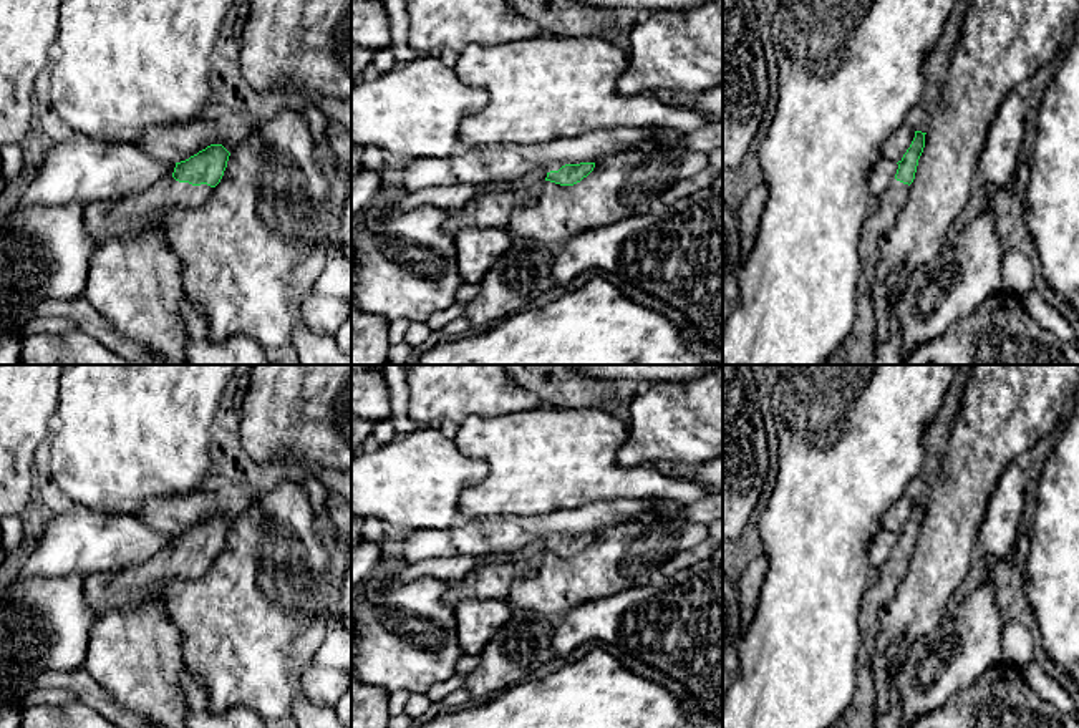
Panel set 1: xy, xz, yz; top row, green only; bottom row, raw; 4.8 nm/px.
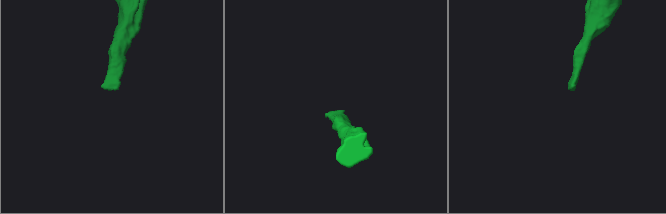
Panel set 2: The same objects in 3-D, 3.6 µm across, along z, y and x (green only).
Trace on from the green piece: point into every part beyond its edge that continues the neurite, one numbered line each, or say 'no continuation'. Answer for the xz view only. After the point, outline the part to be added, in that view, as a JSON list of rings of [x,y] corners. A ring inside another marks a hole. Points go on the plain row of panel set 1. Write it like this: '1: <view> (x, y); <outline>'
1: xz (536, 548); [[[554,534],[554,536],[545,536],[542,539],[529,542],[524,549],[520,549],[515,557],[524,559],[524,561],[535,561],[542,554],[545,554],[545,549],[550,542],[559,542],[565,534]]]

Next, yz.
1: yz (884, 581); [[[893,551],[888,561],[870,574],[859,612],[862,648],[857,658],[855,695],[844,711],[844,728],[875,728],[875,680],[872,663],[878,637],[878,615],[883,605],[895,595],[908,569],[908,562],[908,556]]]

